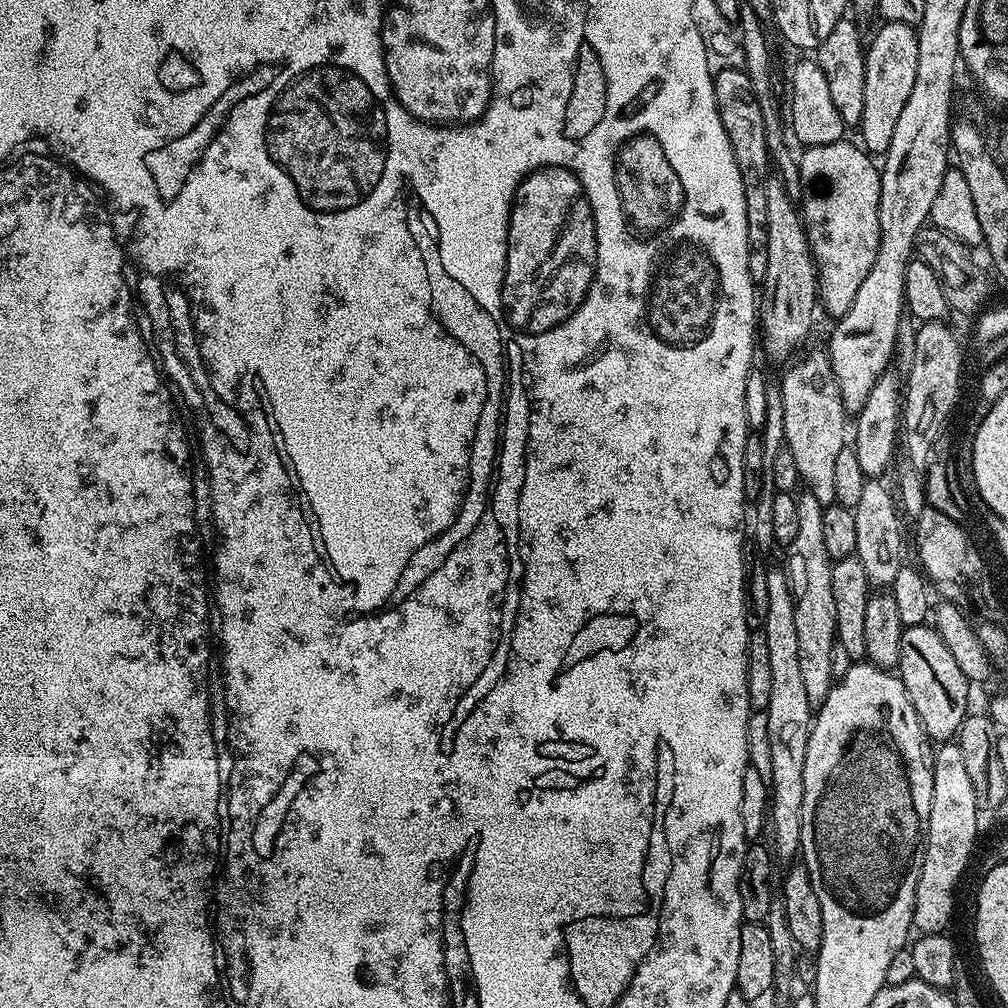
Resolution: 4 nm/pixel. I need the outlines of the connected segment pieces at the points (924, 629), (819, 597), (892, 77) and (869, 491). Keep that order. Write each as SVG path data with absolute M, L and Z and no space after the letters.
M919 624L905 628L902 634L902 654L898 675L906 686L906 694L929 740L951 741L959 733L964 717L970 712L968 708L970 681L962 674L958 662L954 662L950 650L946 650L946 642L942 642L935 627Z
M804 490L796 496L798 506L798 534L794 542L786 546L788 552L788 583L792 585L794 606L794 627L798 629L798 662L802 666L802 683L806 686L806 698L813 706L826 702L834 679L830 660L836 645L836 619L834 618L834 589L830 587L833 560L826 554L822 543L822 514L825 505L814 498L814 494Z
M884 22L881 25L876 37L867 43L864 53L866 107L862 110L862 118L858 125L861 136L859 139L863 147L872 154L883 154L888 151L890 138L894 138L894 126L902 115L907 100L910 99L914 77L918 74L917 29L902 22Z
M869 478L866 486L862 486L862 498L854 510L854 523L858 530L858 546L856 557L866 570L869 585L877 589L887 589L898 575L898 570L905 563L904 536L900 533L901 513L893 489L884 485L880 478Z

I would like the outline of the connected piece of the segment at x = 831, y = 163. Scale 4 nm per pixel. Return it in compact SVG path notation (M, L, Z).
M850 140L805 148L800 162L804 187L802 215L812 256L816 259L818 300L832 318L844 316L850 310L858 286L862 286L874 266L880 241L880 168L859 143L851 144Z

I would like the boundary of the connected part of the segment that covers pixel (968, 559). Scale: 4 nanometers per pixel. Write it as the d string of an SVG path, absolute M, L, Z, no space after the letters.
M926 507L914 519L916 526L916 552L920 555L918 561L925 577L930 581L943 599L957 604L962 609L977 611L979 605L974 602L969 584L974 581L976 573L981 573L978 550L969 536L967 527L954 518L946 518L942 510Z

